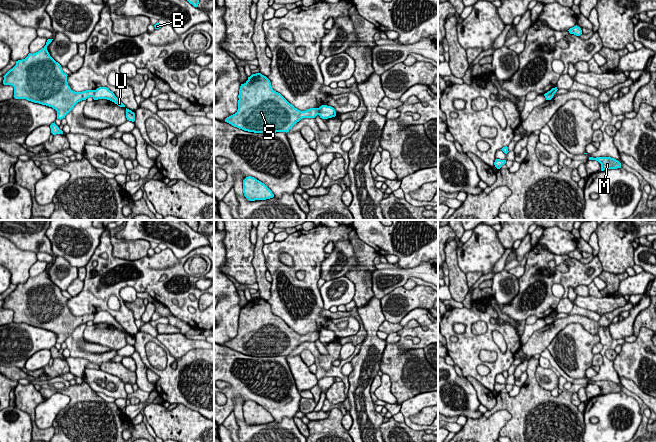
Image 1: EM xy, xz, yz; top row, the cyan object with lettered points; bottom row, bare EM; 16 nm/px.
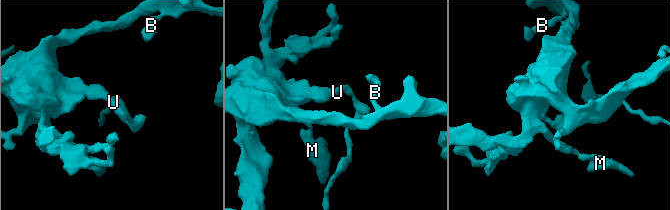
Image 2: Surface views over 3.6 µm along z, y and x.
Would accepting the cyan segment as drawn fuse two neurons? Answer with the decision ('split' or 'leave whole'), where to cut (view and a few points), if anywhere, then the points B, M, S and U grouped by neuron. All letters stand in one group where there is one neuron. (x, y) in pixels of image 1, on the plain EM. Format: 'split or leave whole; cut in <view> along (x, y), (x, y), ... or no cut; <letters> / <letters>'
split; cut in xy along (95, 314), (92, 320); B M S / U

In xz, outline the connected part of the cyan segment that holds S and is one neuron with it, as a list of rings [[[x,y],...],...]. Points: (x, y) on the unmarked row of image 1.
[[[261,297],[252,298],[241,308],[238,319],[238,334],[227,341],[225,346],[234,351],[254,357],[289,356],[303,342],[315,342],[319,332],[300,335],[290,328],[280,317],[273,314],[270,304]]]

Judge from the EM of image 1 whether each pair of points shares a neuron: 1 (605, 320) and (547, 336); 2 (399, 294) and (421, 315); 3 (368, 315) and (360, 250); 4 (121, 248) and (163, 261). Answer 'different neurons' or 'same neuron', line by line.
1: same neuron
2: different neurons
3: different neurons
4: different neurons

